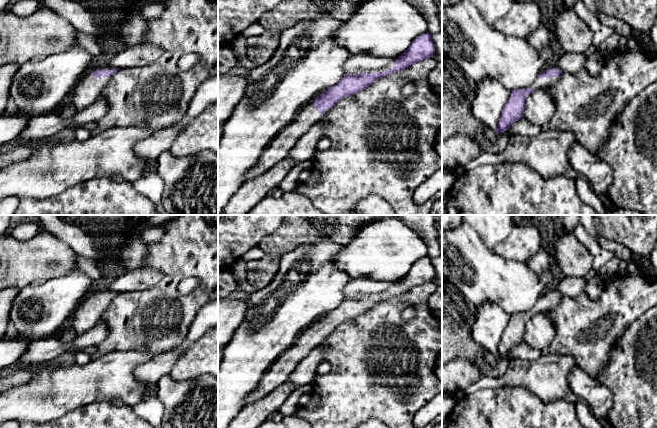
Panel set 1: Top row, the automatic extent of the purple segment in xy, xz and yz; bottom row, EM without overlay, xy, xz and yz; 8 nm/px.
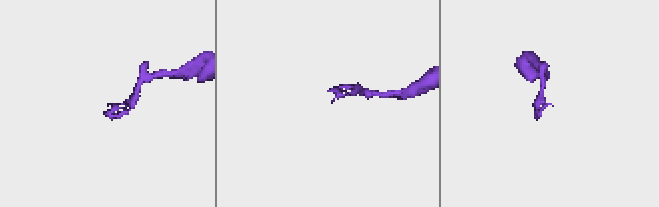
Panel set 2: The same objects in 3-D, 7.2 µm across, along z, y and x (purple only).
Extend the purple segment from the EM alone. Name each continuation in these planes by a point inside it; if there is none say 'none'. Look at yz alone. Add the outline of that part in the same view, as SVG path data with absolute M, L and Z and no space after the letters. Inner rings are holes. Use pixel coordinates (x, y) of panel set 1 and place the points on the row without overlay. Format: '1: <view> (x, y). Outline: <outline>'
1: yz (540, 307). Outline: M551 301L551 302L536 302L530 312L535 314L548 314L549 311L554 310L560 304L559 301Z

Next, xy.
1: xy (88, 313). Outline: M107 289L105 291L101 291L101 292L90 293L86 296L86 298L80 303L80 305L75 310L74 314L72 315L72 317L69 321L69 324L76 331L77 335L81 335L81 334L89 331L90 329L92 329L97 324L97 322L100 320L102 313L108 308L111 300L108 300L106 302L104 302L104 301L94 302L91 300L91 297L93 295L95 295L97 293L101 294L103 292L107 292L110 295L113 295L115 293L115 291L112 291L109 289Z

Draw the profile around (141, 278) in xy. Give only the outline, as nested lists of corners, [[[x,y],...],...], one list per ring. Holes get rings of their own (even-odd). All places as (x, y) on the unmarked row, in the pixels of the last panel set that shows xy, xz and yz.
[[[138,267],[126,271],[121,276],[110,281],[109,290],[122,293],[146,290],[161,281],[163,274],[150,267]]]

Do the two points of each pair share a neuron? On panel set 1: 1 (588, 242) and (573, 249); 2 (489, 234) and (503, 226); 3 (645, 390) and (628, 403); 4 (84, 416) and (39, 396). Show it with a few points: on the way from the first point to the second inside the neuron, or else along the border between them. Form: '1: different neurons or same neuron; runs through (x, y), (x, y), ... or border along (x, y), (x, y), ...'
1: different neurons; border along (571, 233), (591, 255), (592, 266)
2: same neuron; runs through (492, 231), (497, 226), (500, 226)
3: same neuron; runs through (641, 392), (632, 401)
4: different neurons; border along (94, 401), (74, 408), (60, 417)

